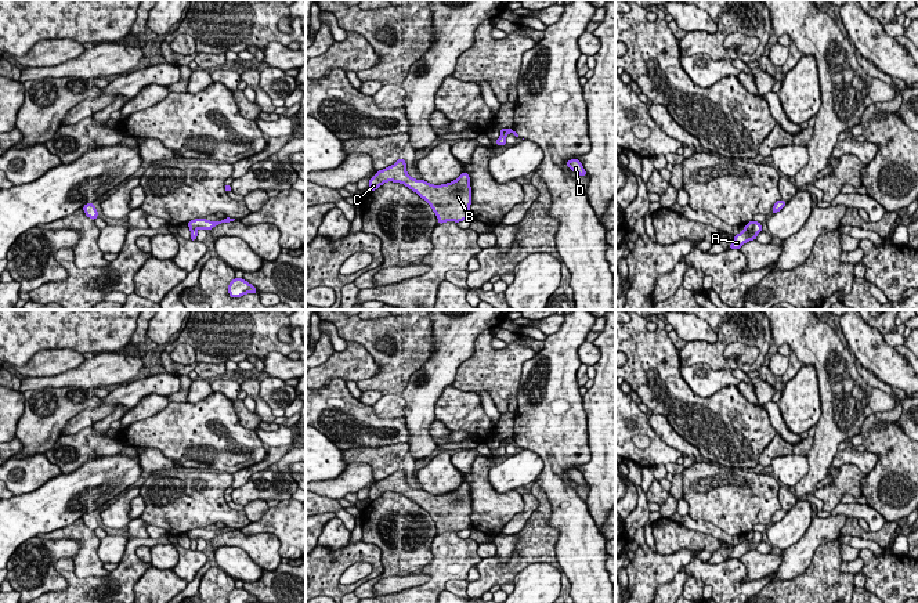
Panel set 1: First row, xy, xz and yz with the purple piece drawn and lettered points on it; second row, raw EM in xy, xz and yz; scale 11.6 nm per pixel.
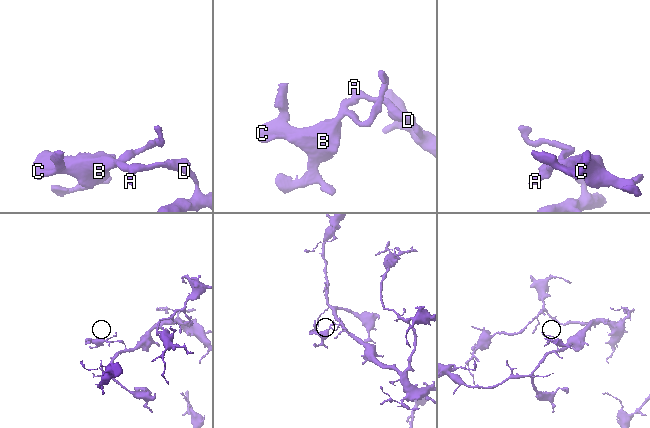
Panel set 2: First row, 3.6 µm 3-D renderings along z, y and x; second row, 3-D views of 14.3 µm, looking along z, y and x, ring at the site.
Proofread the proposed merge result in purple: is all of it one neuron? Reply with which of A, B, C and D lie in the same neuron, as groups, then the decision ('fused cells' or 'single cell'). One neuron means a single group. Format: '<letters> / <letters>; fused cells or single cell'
A B C / D; fused cells

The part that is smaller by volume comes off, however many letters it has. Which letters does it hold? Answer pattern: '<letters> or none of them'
A, B, C

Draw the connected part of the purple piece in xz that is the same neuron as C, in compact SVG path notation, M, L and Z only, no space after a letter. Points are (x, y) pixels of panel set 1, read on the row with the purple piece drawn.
M400 158L394 165L379 170L369 180L369 189L375 191L387 181L401 183L422 199L424 199L438 219L438 224L447 221L463 221L471 219L471 187L466 171L451 183L434 185L424 180L415 180L406 173L406 163Z

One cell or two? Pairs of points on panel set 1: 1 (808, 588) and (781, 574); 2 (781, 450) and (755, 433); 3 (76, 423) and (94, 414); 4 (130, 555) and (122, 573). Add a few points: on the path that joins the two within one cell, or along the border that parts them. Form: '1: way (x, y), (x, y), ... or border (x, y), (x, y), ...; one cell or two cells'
1: border (813, 556), (802, 573), (791, 578), (772, 581); two cells
2: border (777, 433), (762, 451), (758, 464); two cells
3: way (80, 421), (90, 416); one cell
4: way (130, 559), (125, 569); one cell

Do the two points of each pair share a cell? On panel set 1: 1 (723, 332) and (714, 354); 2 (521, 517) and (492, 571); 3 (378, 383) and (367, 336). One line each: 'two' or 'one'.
1: one
2: two
3: one

